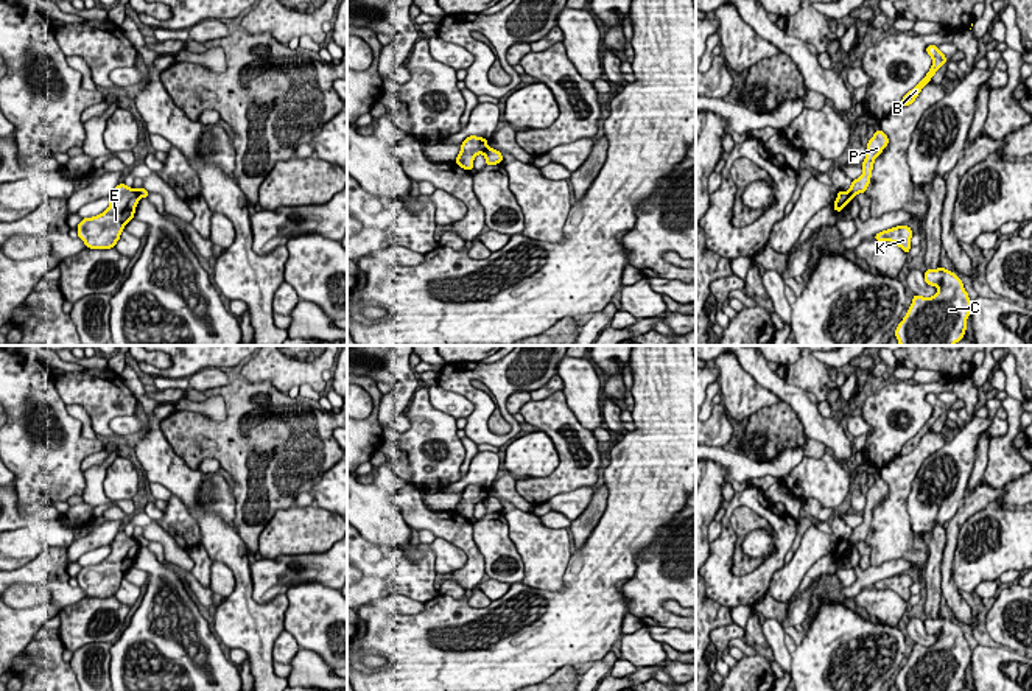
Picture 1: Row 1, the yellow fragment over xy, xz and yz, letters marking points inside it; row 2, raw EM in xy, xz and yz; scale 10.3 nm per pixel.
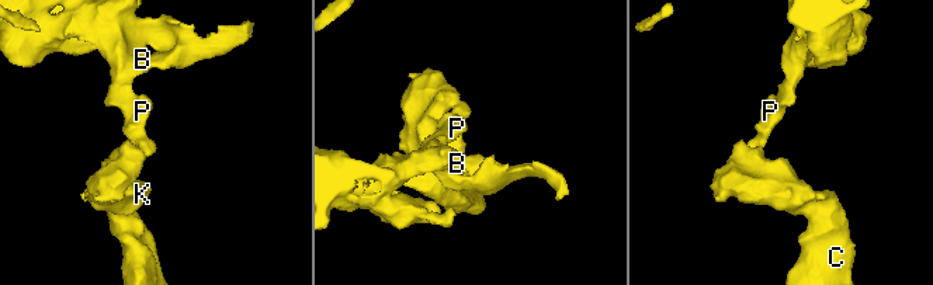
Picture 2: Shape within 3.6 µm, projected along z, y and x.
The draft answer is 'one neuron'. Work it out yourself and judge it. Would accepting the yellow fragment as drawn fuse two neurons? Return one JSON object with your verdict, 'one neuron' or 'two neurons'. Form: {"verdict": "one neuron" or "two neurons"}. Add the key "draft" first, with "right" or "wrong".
{"draft": "wrong", "verdict": "two neurons"}

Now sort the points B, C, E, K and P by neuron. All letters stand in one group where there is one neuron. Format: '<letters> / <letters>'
B P / C E K

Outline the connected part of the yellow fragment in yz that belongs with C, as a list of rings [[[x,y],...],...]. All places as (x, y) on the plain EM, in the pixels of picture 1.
[[[945,616],[926,618],[926,633],[937,635],[932,646],[915,643],[898,672],[898,691],[959,691],[967,679],[971,649],[962,629]]]

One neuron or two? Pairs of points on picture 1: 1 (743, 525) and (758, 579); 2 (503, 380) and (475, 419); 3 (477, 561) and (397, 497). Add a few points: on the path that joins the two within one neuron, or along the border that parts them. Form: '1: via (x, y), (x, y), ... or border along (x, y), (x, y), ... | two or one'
1: border along (755, 529), (743, 551), (761, 561), (735, 576) | two
2: via (484, 375), (469, 378), (469, 389), (478, 400) | one
3: via (461, 539), (447, 525), (419, 515) | one

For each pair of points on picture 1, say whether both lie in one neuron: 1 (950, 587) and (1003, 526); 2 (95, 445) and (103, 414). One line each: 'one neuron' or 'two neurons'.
1: two neurons
2: two neurons

